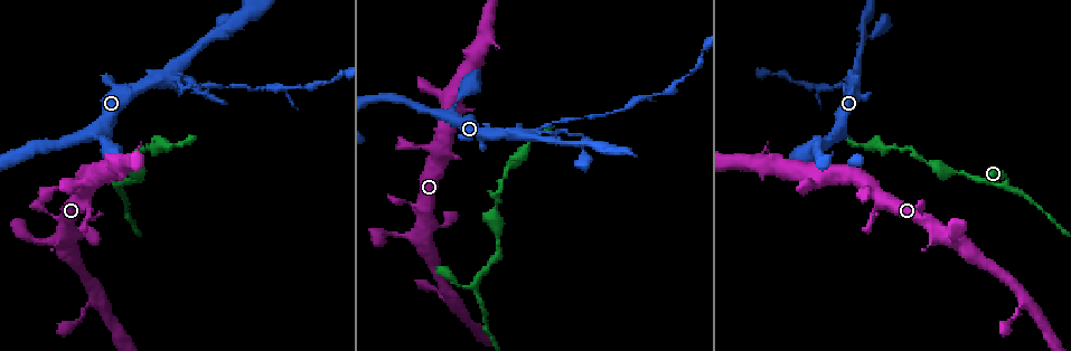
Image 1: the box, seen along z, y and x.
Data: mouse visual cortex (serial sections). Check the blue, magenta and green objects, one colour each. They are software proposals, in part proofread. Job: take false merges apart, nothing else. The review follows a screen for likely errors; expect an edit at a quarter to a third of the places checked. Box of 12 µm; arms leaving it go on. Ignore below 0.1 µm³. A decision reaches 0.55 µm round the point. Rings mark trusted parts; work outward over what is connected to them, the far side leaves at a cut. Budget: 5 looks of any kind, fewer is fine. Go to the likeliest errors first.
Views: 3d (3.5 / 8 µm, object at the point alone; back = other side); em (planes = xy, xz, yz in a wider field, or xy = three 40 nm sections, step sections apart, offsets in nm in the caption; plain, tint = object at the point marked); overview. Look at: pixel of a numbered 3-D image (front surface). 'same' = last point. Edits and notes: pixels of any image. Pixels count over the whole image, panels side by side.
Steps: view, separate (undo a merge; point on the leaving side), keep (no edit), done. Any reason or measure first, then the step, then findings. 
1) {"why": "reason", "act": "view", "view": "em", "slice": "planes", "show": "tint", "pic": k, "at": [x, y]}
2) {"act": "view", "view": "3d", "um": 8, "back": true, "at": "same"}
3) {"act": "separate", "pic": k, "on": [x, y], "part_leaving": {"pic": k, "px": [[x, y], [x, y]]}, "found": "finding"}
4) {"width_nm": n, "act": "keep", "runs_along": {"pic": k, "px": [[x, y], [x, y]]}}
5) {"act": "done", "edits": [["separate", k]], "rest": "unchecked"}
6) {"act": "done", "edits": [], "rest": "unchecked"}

{"why": "calibre changes", "act": "view", "view": "3d", "um": 3.5, "back": true, "pic": 1, "at": [1002, 184]}

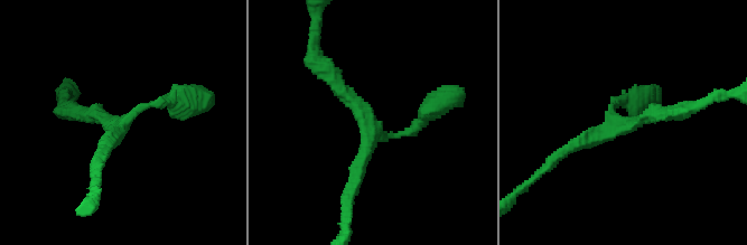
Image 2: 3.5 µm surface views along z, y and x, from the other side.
{"why": "need the tissue", "act": "view", "view": "em", "slice": "planes", "show": "tint", "pic": 2, "at": [374, 130]}

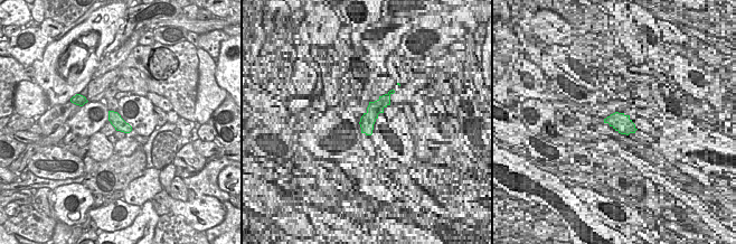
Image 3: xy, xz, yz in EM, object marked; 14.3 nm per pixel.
{"act": "keep", "runs_along": {"pic": 2, "px": [[431, 109], [411, 131], [380, 134], [328, 72]]}, "found": "one cell here"}

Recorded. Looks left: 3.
{"why": "a narrow waist", "act": "view", "view": "3d", "um": 3.5, "pic": 1, "at": [579, 145]}

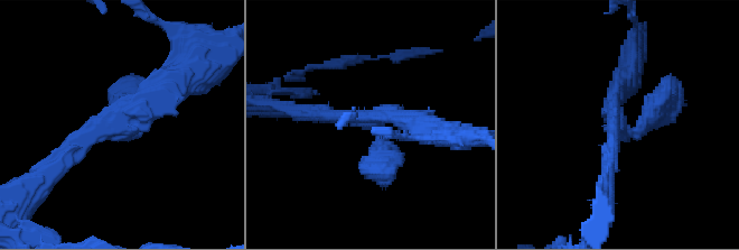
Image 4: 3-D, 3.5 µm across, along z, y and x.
{"arms": 3, "arm_widths_nm": [250, 250, 400], "act": "view", "view": "em", "slice": "xy", "step": 5, "show": "tint", "pic": 4, "at": [113, 125]}

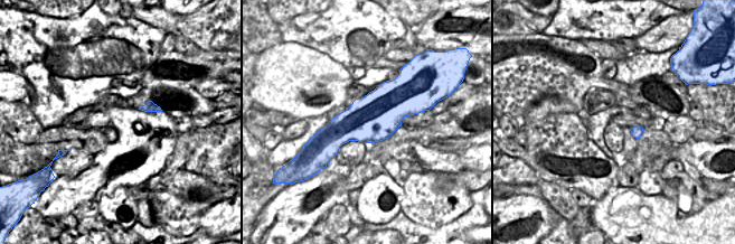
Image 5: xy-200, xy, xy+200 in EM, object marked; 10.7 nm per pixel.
{"act": "keep", "found": "all the same cell"}

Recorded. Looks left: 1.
{"act": "done", "edits": [], "rest": "unchecked"}

